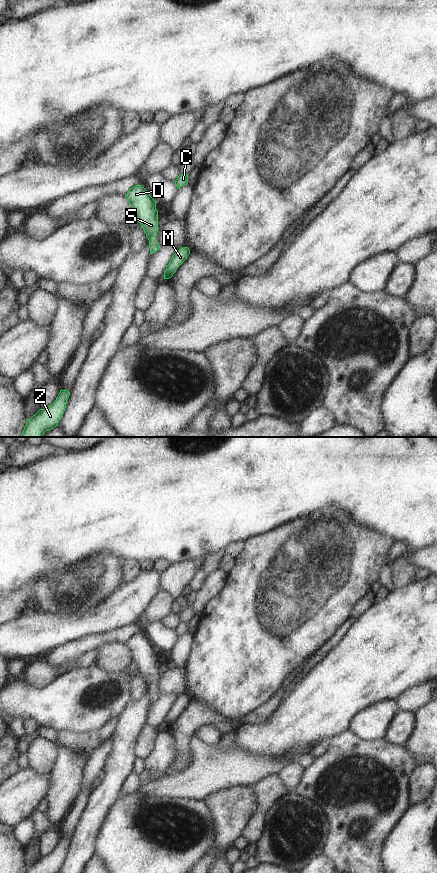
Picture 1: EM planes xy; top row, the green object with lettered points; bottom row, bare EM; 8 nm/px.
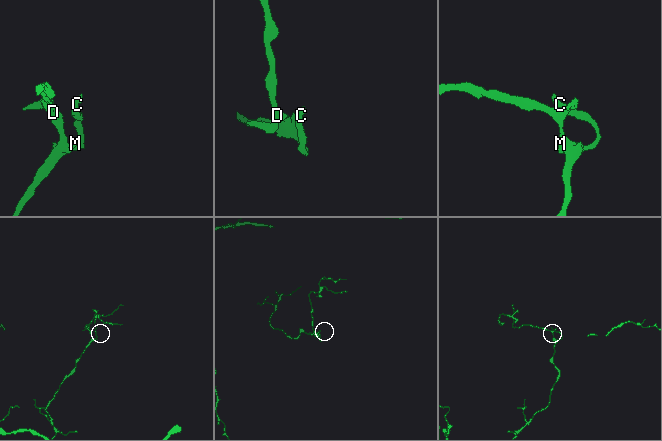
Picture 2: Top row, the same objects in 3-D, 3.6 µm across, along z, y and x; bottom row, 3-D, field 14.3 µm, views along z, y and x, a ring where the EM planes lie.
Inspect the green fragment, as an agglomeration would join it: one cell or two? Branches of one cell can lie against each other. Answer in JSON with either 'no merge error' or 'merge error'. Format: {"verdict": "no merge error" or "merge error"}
{"verdict": "no merge error"}

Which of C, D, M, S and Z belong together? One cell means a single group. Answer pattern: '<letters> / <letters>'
C D M S Z

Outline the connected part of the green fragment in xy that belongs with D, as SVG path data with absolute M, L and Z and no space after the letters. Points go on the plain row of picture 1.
M135 633L125 643L132 655L132 664L142 674L149 688L150 702L160 697L156 688L158 680L158 659L156 649L142 633Z

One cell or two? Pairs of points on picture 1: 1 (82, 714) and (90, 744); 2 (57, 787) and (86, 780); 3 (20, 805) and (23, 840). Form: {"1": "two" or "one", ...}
{"1": "two", "2": "two", "3": "two"}

